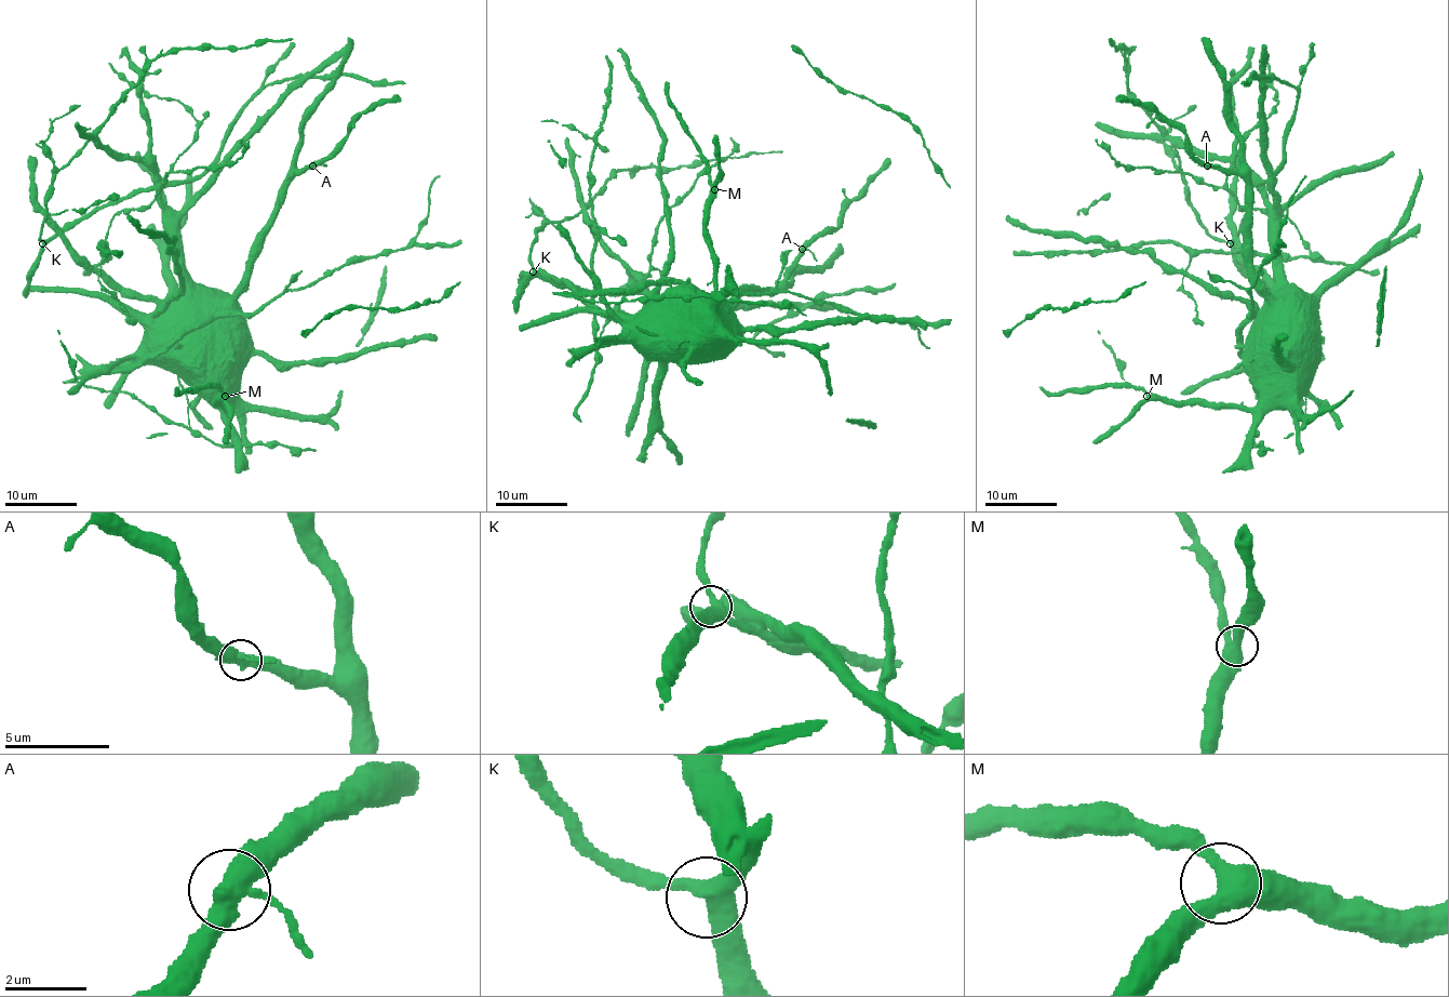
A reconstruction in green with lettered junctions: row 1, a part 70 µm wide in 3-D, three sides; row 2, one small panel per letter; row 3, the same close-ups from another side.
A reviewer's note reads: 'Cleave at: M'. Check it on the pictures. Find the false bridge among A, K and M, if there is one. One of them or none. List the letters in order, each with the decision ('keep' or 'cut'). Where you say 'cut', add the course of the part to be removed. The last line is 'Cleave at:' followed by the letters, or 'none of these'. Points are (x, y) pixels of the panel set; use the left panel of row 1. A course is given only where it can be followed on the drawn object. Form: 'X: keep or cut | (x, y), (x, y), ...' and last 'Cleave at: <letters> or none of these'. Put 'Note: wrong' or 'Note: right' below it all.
A: keep
K: keep
M: keep
Cleave at: none of these
Note: wrong

